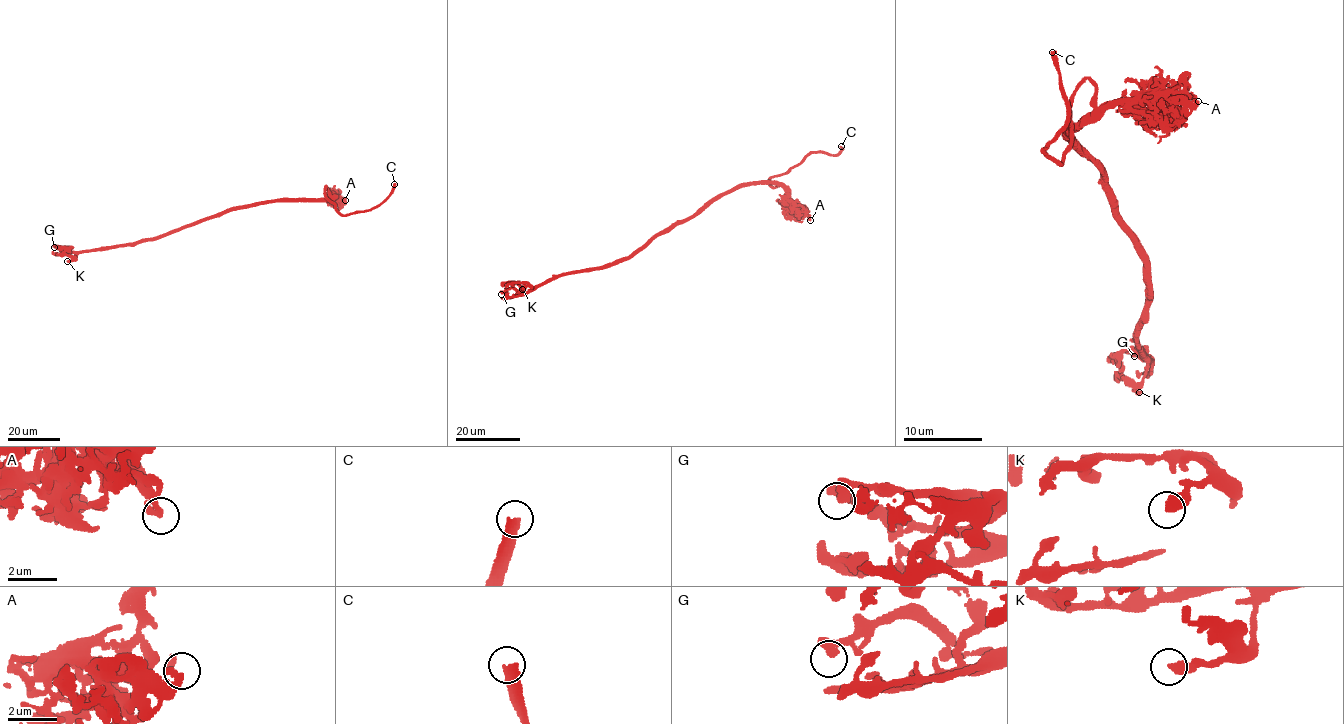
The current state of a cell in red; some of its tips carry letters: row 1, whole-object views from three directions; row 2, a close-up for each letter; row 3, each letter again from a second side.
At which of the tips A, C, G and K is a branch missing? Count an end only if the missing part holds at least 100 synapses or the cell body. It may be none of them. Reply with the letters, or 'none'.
C

